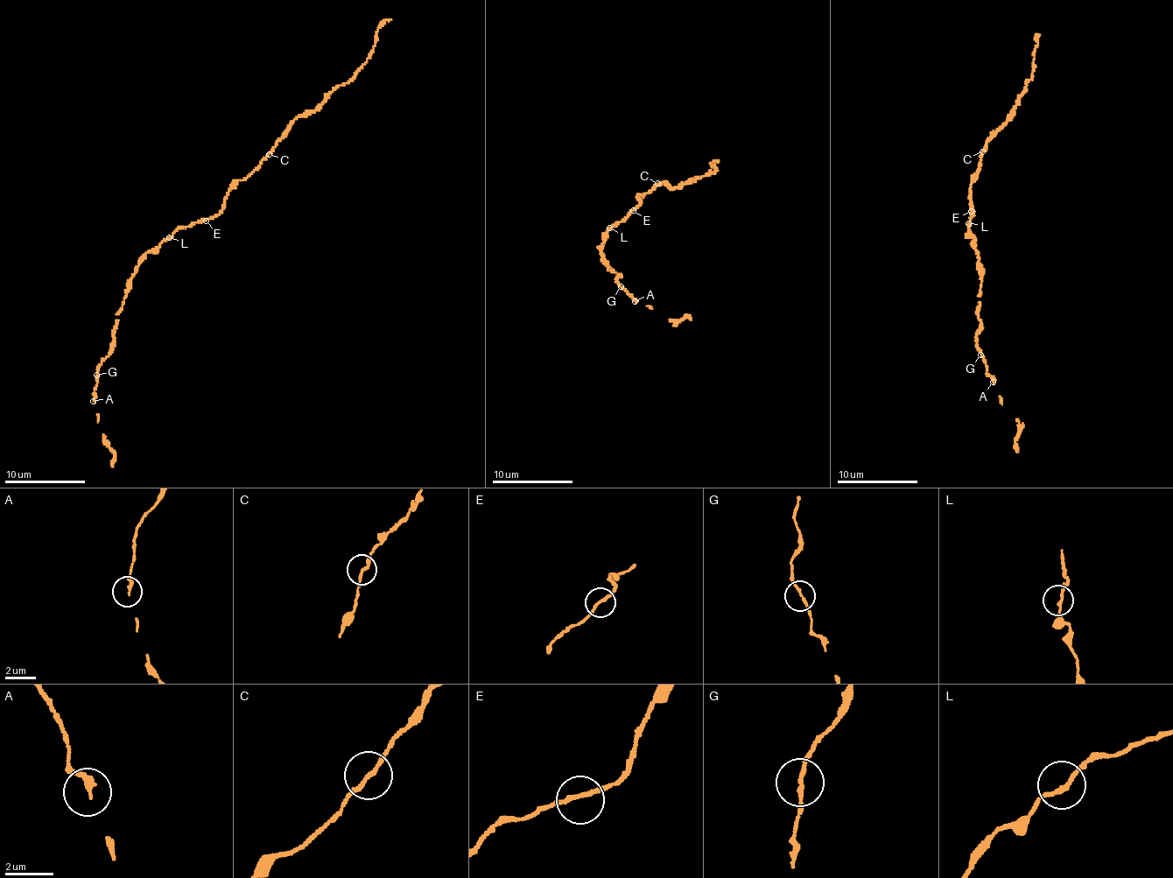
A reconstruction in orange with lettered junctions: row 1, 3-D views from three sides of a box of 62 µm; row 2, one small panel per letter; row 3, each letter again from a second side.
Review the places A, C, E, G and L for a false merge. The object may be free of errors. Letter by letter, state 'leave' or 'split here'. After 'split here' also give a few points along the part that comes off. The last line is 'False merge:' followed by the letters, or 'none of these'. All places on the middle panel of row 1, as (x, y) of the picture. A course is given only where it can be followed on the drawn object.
A: leave
C: leave
E: leave
G: leave
L: leave
False merge: none of these

